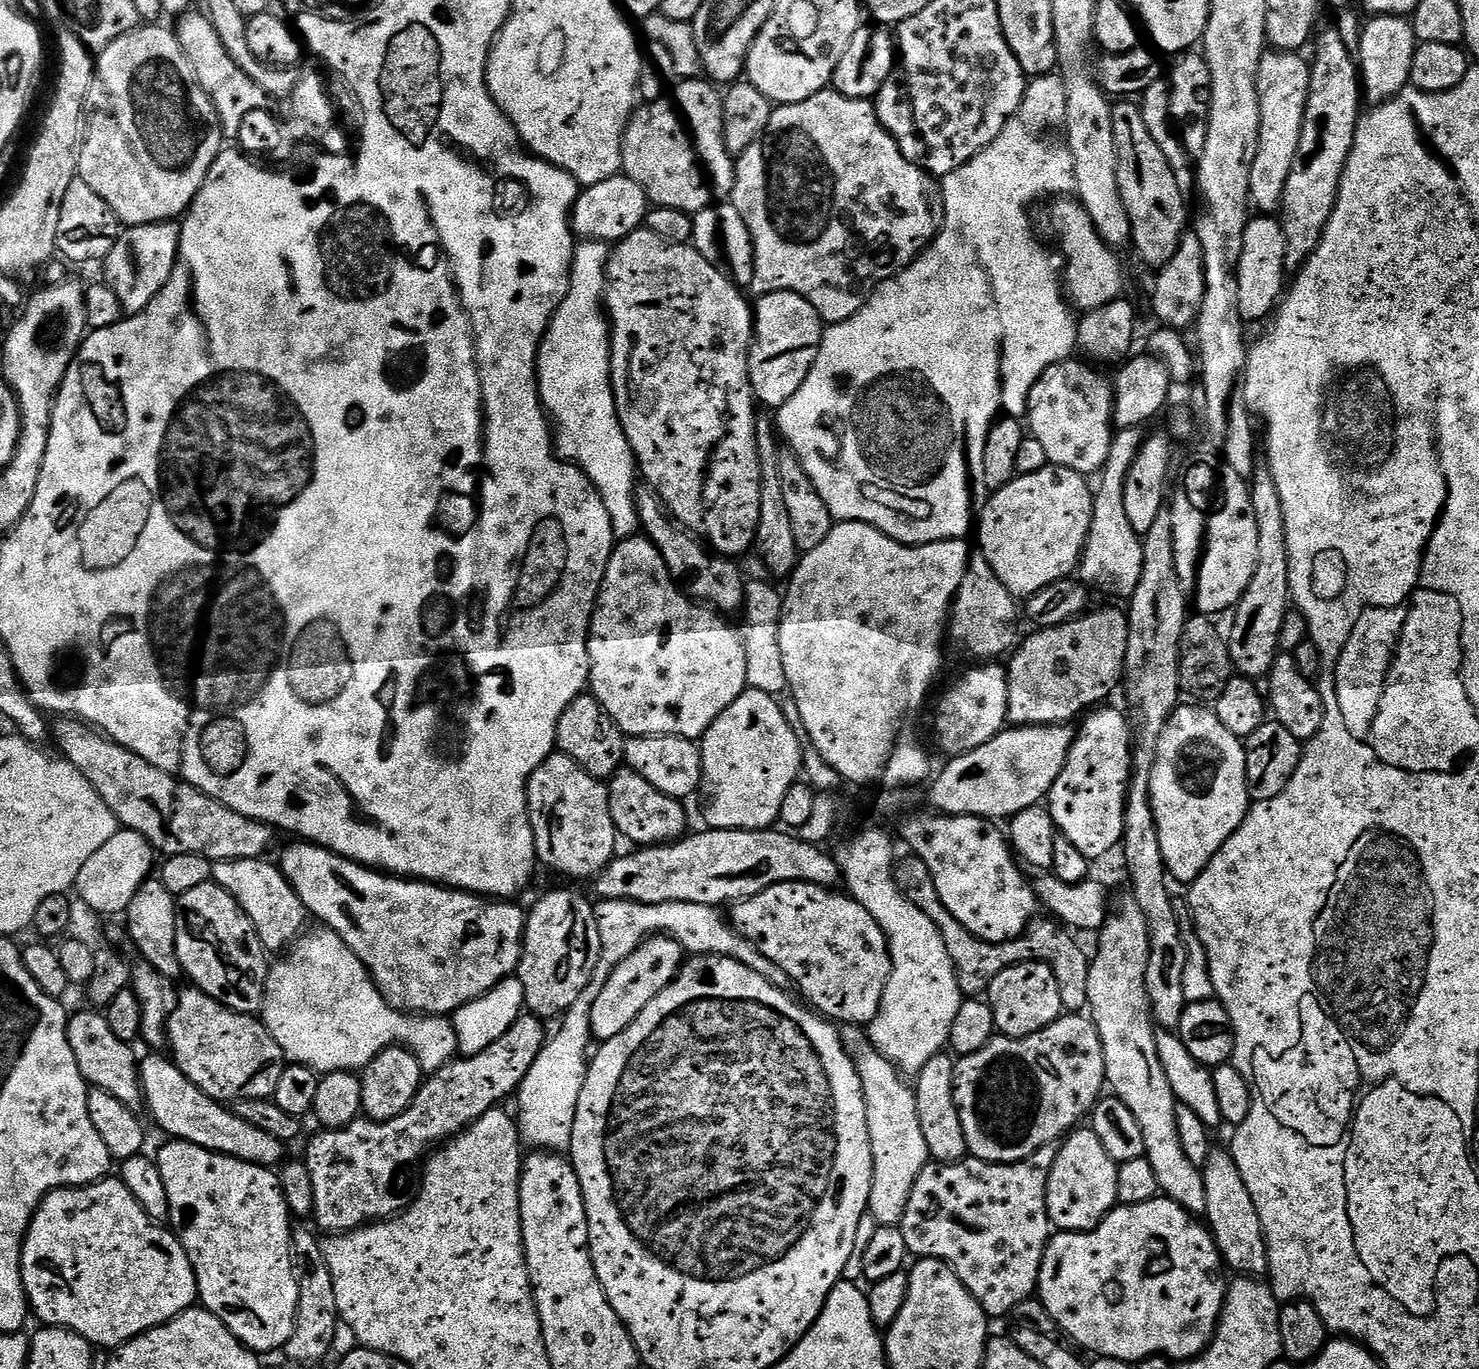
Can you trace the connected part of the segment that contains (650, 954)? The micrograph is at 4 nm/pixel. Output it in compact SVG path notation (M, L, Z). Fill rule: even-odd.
M653 935L636 950L624 962L622 962L610 974L606 986L603 987L602 994L598 997L598 1002L594 1002L594 1010L590 1014L592 1023L592 1034L597 1041L603 1042L622 1034L646 1006L680 972L686 960L686 952L681 948L680 943L674 939L669 939L665 935Z

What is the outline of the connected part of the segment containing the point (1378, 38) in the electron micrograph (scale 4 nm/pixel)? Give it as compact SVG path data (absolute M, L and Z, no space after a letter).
M1373 15L1368 21L1360 30L1360 79L1363 95L1367 99L1369 96L1372 99L1371 103L1377 105L1384 103L1385 100L1392 100L1409 87L1418 41L1411 19L1402 16Z

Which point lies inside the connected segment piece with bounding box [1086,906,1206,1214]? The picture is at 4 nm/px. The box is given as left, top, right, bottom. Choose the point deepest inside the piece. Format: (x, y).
(1118, 1004)

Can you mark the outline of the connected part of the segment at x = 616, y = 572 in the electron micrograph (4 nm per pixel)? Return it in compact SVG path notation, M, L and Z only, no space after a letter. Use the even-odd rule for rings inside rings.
M637 534L617 543L610 554L610 562L606 566L604 581L596 599L596 609L592 611L592 627L588 630L588 653L590 654L590 674L588 675L588 688L590 695L595 698L610 714L610 718L618 725L625 737L630 736L681 736L687 740L699 741L710 730L710 726L748 688L746 680L746 650L744 639L739 631L727 624L721 613L705 606L700 602L693 602L681 592L680 587L672 580L666 562L651 540L643 534Z

